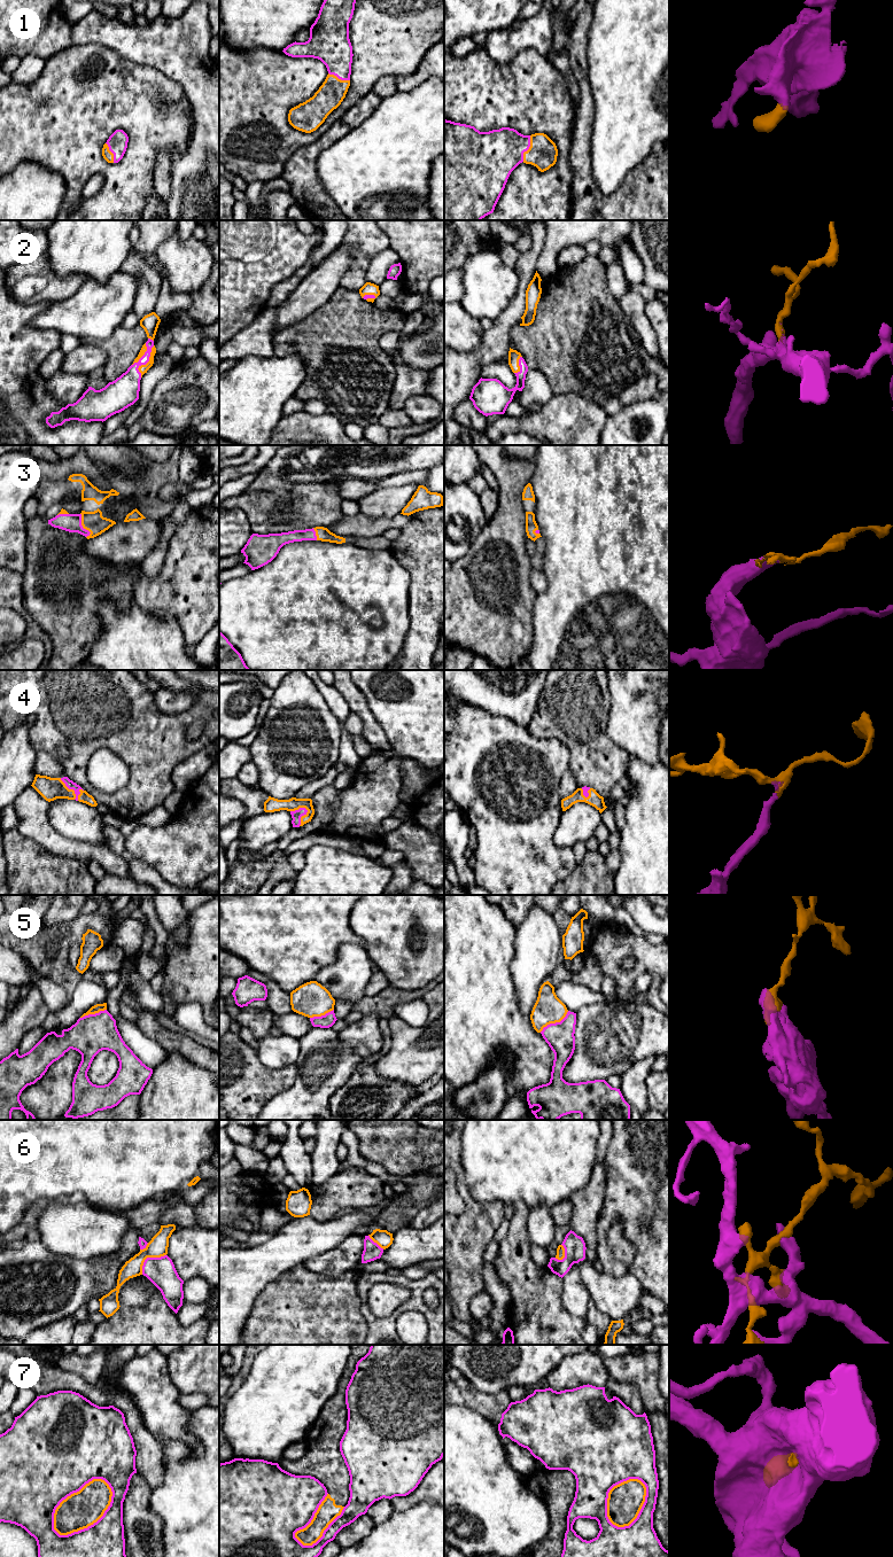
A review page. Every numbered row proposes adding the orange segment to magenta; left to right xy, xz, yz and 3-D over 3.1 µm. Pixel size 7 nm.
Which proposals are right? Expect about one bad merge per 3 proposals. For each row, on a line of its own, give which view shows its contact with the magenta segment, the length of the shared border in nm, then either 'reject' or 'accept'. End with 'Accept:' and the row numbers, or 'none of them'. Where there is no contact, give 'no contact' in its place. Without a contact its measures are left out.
1: meets magenta in yz; contact 190 nm long; accept
2: meets magenta in xy; contact 240 nm long; accept
3: meets magenta in xy; contact 180 nm long; accept
4: meets magenta in xy; contact 200 nm long; accept
5: meets magenta in yz; contact 260 nm long; reject
6: meets magenta in xy; contact 220 nm long; reject
7: meets magenta in xy; contact 500 nm long; reject
Accept: 1, 2, 3, 4

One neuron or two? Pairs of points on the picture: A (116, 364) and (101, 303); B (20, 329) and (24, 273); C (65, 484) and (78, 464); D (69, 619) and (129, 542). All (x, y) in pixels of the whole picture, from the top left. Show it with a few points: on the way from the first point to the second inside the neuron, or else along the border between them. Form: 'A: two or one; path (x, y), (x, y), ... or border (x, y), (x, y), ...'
A: two; border (121, 326), (105, 339), (83, 340)
B: two; border (12, 295), (20, 303), (48, 303)
C: two; border (44, 477), (67, 480)
D: two; border (86, 539), (85, 550), (101, 559)

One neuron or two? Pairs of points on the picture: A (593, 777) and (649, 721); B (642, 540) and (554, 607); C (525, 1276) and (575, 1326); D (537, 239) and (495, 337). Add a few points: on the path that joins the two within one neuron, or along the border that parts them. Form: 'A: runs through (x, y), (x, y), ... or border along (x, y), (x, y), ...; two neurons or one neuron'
A: border along (606, 724), (606, 734), (628, 755); two neurons
B: runs through (620, 560), (576, 604); one neuron
C: runs through (535, 1290), (561, 1316); one neuron
D: runs through (527, 263), (519, 303), (512, 313); one neuron

